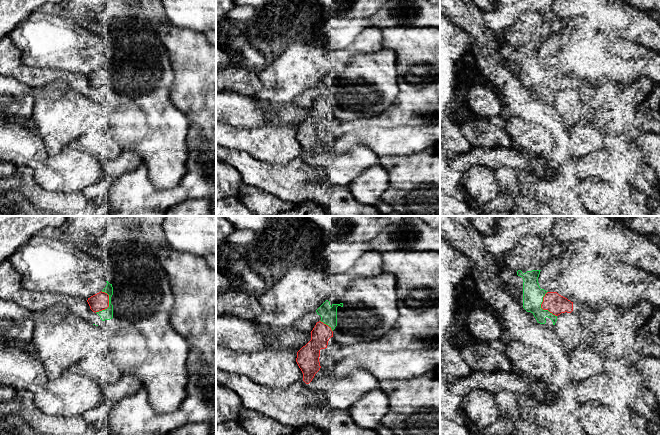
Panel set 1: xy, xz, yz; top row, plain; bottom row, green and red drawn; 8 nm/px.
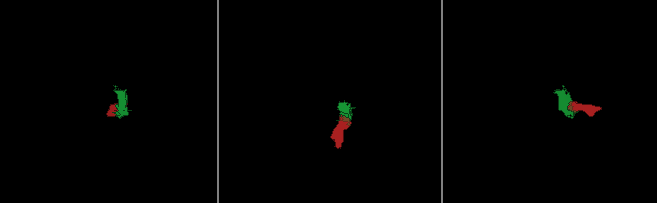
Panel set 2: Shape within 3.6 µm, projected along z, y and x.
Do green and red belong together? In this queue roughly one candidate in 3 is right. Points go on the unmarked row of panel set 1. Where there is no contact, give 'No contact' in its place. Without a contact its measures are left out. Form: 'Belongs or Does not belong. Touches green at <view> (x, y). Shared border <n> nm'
Belongs. Touches green at xy (109, 81). Shared border 190 nm

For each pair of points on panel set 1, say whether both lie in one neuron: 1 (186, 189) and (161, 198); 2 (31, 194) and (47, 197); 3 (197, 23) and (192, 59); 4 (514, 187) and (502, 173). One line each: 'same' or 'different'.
1: same
2: same
3: different
4: same

